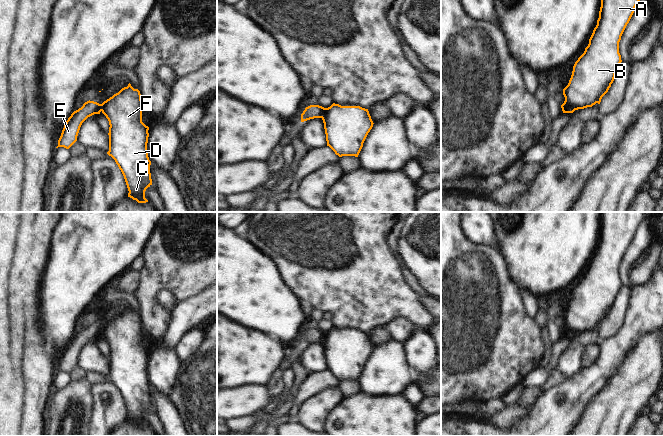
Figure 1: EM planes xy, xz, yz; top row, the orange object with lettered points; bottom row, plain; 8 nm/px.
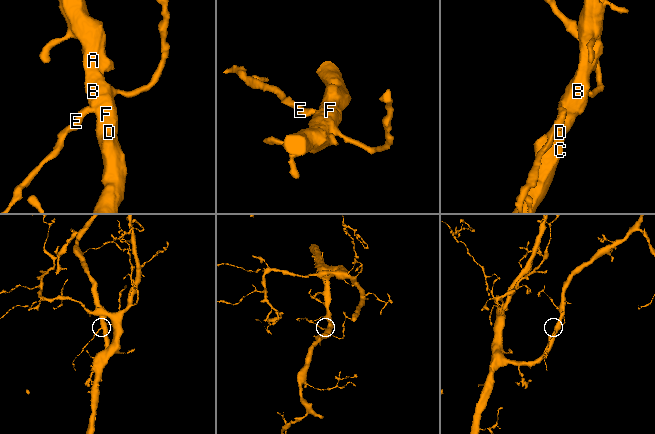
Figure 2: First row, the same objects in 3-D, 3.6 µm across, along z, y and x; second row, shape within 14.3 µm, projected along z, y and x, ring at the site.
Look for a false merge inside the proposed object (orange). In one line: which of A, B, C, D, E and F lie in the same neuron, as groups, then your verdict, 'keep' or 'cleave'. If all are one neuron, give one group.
A B C D F / E | cleave

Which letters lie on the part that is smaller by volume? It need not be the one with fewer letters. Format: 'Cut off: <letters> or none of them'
Cut off: E

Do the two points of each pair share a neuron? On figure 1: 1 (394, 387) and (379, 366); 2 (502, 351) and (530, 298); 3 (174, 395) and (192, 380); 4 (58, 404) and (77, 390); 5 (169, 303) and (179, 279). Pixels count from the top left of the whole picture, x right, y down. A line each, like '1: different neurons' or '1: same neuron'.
1: same neuron
2: different neurons
3: same neuron
4: same neuron
5: different neurons

